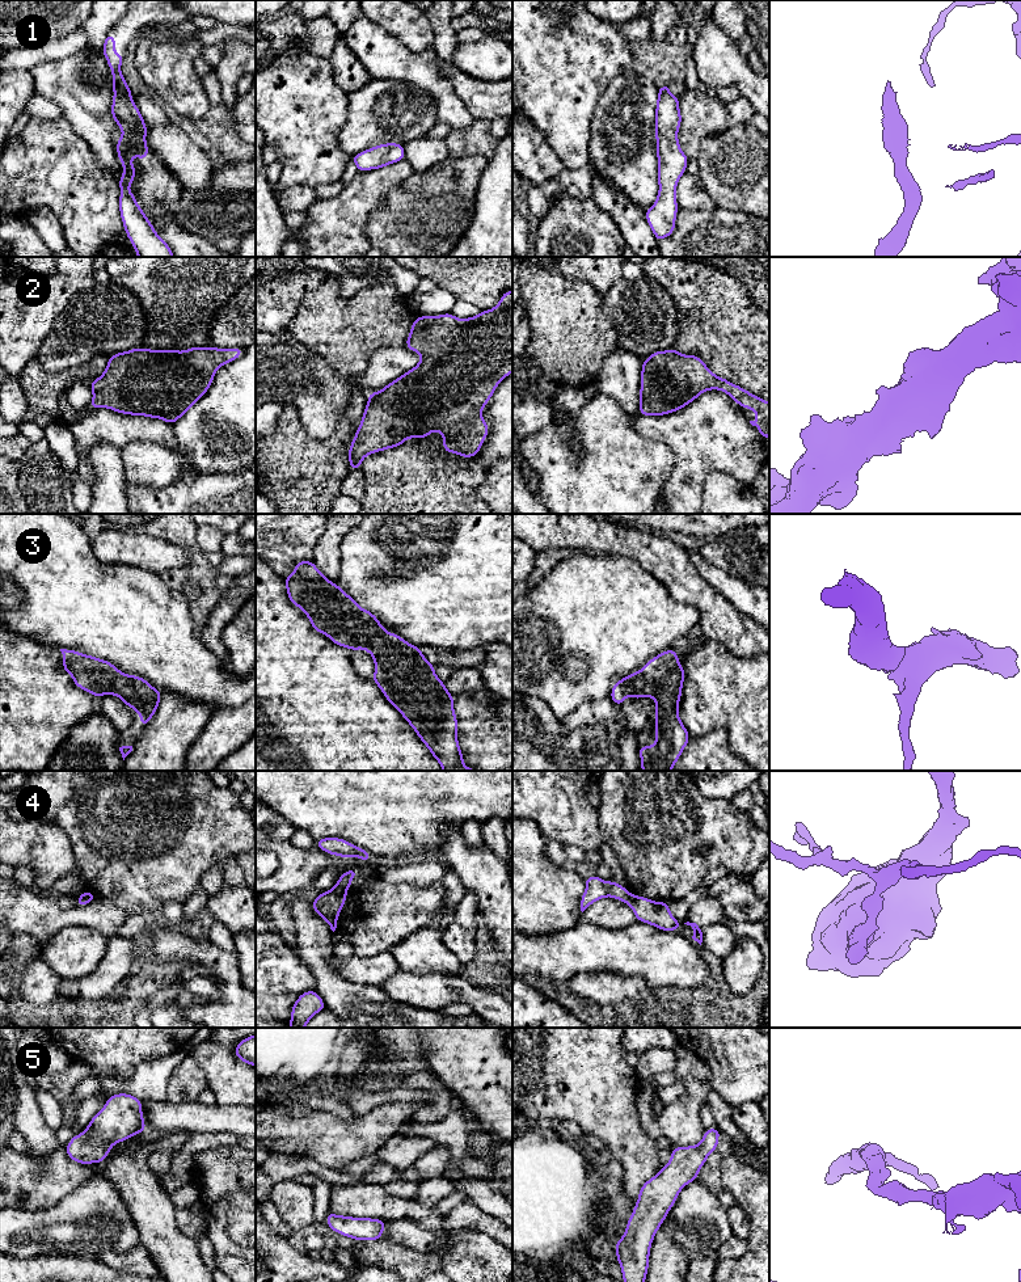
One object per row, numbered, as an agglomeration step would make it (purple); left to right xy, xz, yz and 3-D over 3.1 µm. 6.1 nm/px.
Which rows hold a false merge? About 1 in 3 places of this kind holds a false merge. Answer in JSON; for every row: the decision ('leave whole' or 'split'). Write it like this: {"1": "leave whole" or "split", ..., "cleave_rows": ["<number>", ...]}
{"1": "split", "2": "leave whole", "3": "leave whole", "4": "split", "5": "leave whole", "cleave_rows": ["1", "4"]}

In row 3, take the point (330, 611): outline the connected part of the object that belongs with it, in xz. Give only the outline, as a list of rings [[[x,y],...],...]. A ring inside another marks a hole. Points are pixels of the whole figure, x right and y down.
[[[301,560],[295,565],[294,573],[283,578],[290,602],[308,616],[315,631],[328,636],[336,645],[351,651],[364,649],[372,655],[375,662],[372,680],[414,729],[443,771],[476,771],[463,763],[453,695],[435,675],[435,666],[423,657],[421,648],[384,629],[372,612],[362,608],[345,590],[330,582],[313,561]]]

